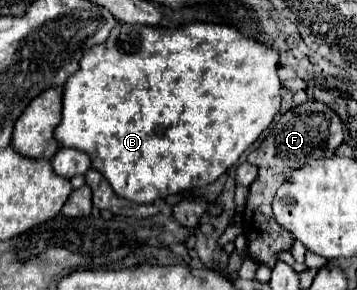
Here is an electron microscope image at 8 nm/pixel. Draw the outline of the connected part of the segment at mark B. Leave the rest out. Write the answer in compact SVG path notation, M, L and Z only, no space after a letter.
M118 23L118 27L110 31L108 39L102 45L94 45L82 55L80 69L66 79L62 93L62 121L54 131L54 139L58 141L60 147L84 151L92 159L92 167L108 179L118 197L134 203L154 203L156 199L164 199L166 195L214 183L228 167L232 167L238 161L238 157L272 123L274 115L280 109L280 93L282 93L282 83L278 79L278 51L254 43L244 35L238 35L238 31L234 31L232 27L190 23L170 31L154 31L154 27L134 27Z

